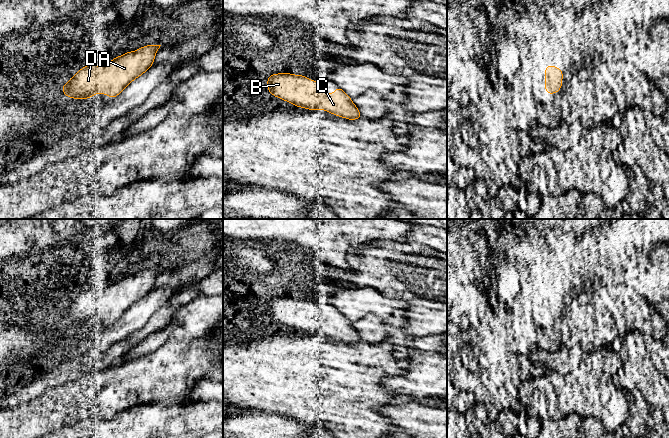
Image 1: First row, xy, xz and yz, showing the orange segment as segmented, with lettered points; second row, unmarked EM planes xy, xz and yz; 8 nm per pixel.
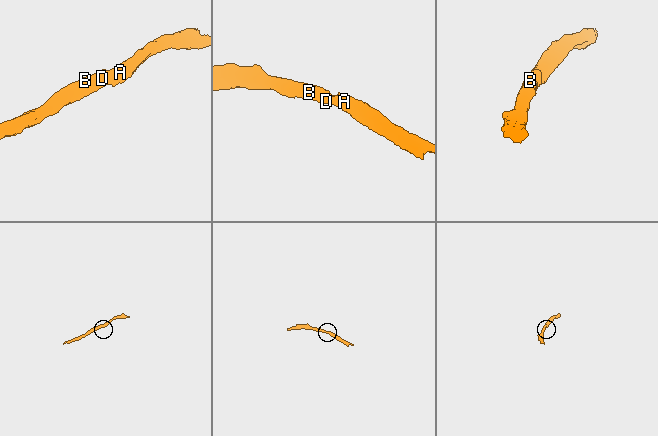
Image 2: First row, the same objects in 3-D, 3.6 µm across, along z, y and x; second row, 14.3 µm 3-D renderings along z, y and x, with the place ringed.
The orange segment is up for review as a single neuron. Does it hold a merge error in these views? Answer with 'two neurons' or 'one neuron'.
one neuron

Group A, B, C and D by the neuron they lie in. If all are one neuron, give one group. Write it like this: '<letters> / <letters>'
A B C D

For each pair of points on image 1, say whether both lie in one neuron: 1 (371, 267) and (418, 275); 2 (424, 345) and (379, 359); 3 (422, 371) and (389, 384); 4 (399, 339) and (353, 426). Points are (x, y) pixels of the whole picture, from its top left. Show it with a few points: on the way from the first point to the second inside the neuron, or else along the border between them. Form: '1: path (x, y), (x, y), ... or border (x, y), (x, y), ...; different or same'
1: path (383, 272), (406, 275); same
2: border (397, 360), (397, 366), (403, 372), (382, 379); different
3: path (414, 379), (409, 384), (397, 384); same
4: border (385, 341), (394, 346); different

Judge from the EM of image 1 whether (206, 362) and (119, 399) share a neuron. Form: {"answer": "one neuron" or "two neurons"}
{"answer": "one neuron"}

